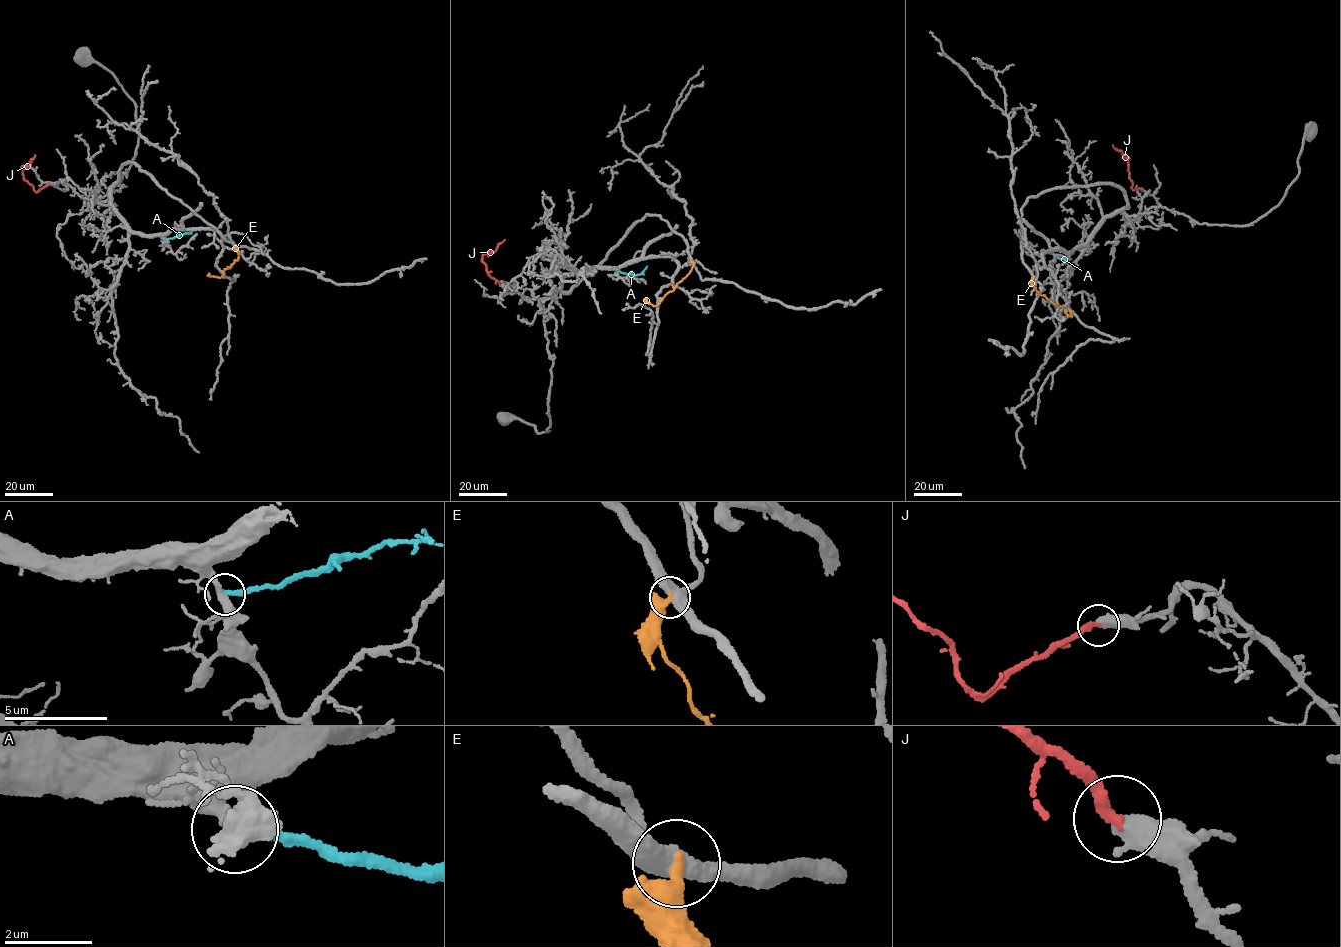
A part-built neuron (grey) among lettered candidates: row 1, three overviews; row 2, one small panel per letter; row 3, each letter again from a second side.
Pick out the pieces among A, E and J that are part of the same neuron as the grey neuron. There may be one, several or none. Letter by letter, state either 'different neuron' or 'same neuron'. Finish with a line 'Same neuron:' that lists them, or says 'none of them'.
A: different neuron
E: different neuron
J: same neuron
Same neuron: J

